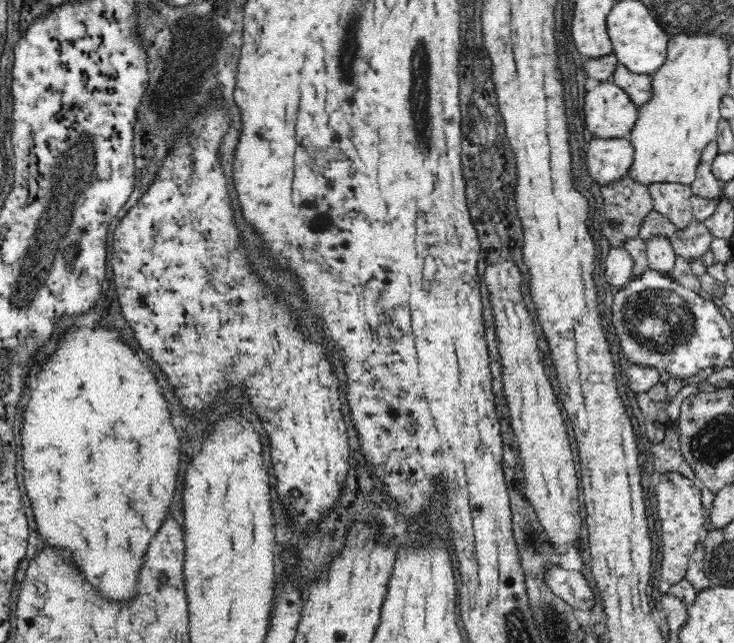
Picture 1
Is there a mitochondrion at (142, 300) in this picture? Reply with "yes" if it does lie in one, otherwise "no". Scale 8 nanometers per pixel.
no

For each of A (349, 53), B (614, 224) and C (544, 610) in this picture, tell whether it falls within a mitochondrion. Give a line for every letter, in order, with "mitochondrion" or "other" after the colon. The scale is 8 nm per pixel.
A: mitochondrion
B: mitochondrion
C: mitochondrion

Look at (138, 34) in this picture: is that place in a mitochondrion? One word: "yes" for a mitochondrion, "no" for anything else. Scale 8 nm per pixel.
no

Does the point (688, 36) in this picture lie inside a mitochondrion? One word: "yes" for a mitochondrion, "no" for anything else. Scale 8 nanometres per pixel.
yes

